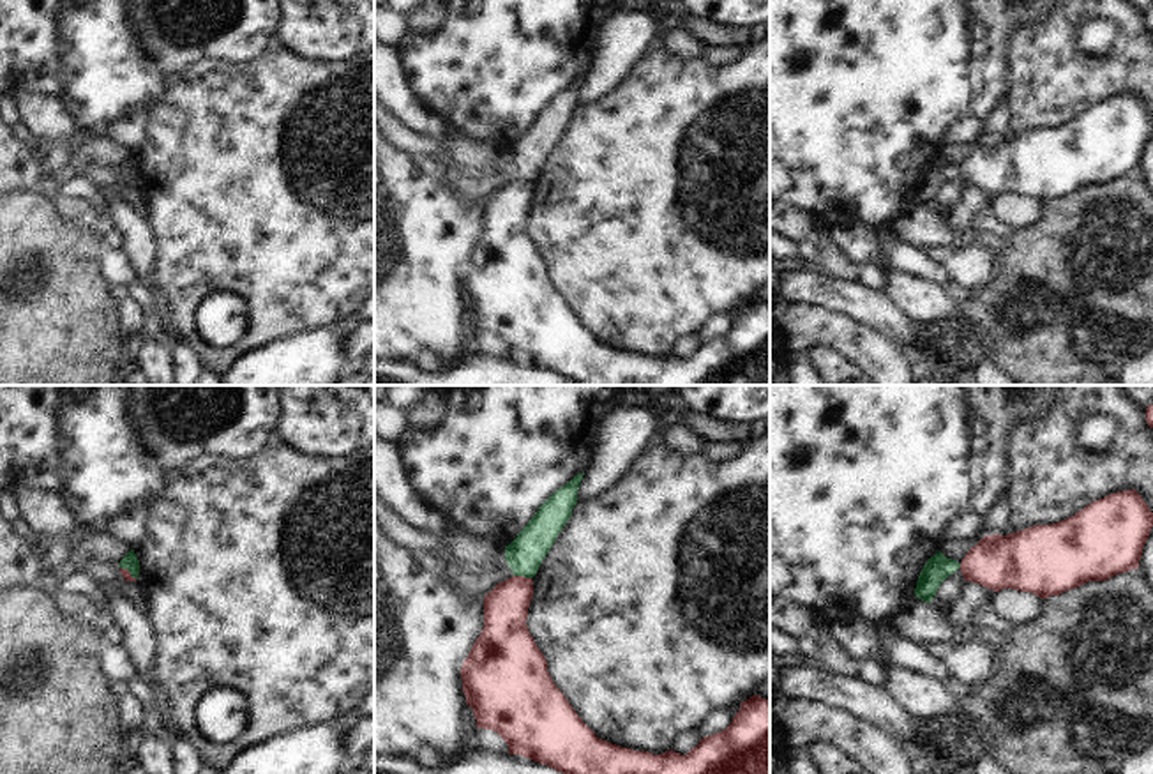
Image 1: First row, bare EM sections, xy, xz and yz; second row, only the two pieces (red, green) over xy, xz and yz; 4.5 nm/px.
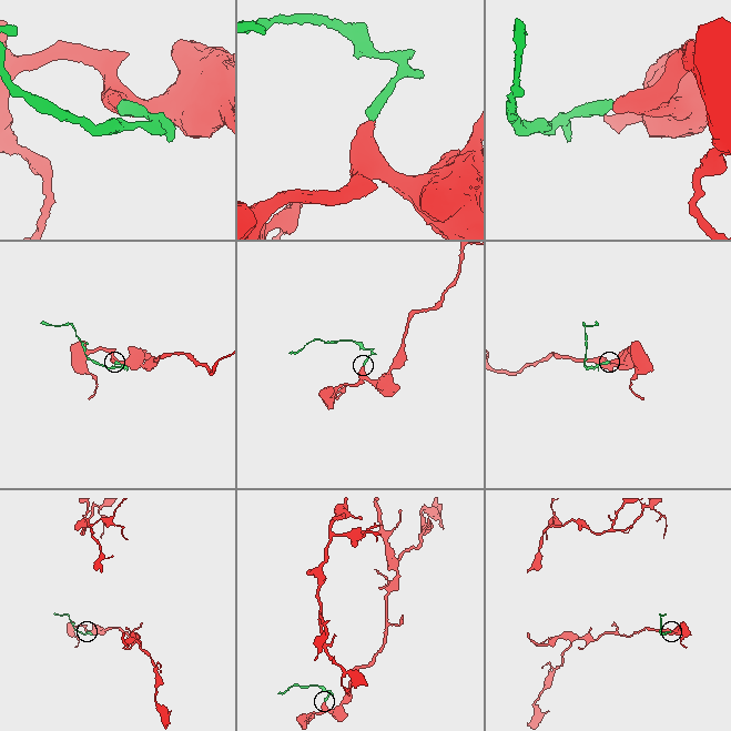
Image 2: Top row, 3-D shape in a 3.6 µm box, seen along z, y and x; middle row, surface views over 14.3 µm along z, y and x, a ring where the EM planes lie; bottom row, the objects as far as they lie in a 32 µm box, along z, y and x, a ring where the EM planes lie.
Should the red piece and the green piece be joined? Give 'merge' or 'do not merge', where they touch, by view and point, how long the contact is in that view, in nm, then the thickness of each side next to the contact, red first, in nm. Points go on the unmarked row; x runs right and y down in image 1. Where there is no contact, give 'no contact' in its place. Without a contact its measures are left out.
do not merge; contact xz (523, 181); length 80 nm; calibres 200 and 170 nm

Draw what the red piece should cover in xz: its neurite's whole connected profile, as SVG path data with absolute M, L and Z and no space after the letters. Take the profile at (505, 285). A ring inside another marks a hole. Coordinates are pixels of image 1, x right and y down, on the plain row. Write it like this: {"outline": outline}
{"outline": "M512 180L486 198L484 233L461 270L463 297L466 309L473 313L477 332L496 336L507 346L510 359L547 369L576 385L770 385L770 304L757 299L742 306L726 334L703 341L687 359L673 353L653 359L599 343L553 286L547 265L528 235L531 201L533 186L524 180Z"}

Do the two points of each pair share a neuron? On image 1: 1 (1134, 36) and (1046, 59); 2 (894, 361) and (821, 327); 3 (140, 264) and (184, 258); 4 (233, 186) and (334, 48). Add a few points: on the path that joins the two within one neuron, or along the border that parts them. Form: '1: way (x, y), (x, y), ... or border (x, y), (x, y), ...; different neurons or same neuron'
1: way (1118, 59), (1109, 68), (1069, 68); same neuron
2: way (876, 356), (839, 333); same neuron
3: border (145, 221), (154, 241), (150, 287), (166, 301); different neurons
4: border (285, 50), (313, 60), (346, 60), (355, 55); different neurons

